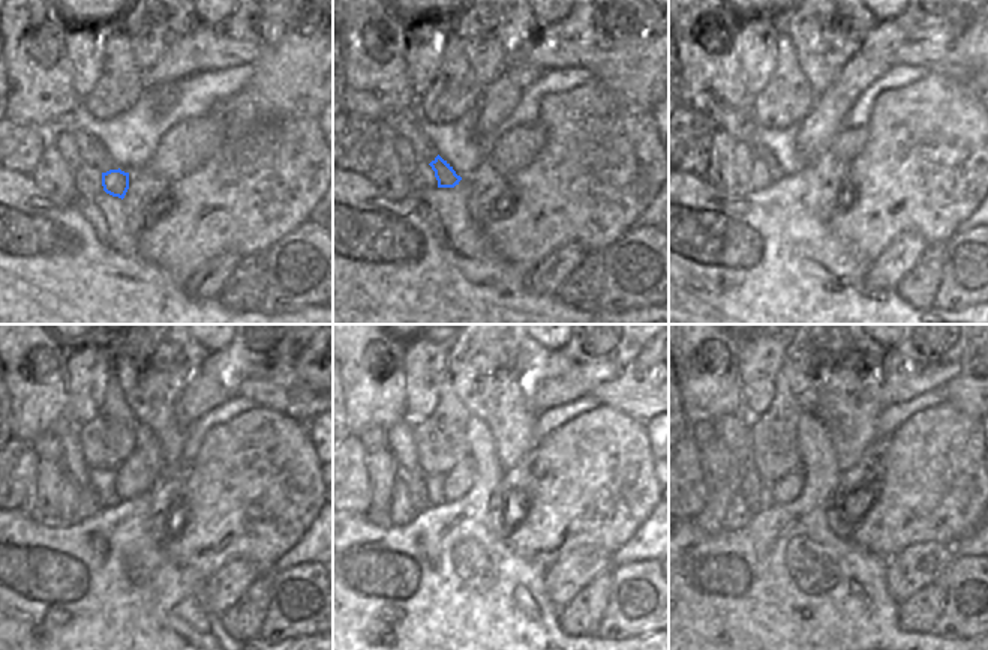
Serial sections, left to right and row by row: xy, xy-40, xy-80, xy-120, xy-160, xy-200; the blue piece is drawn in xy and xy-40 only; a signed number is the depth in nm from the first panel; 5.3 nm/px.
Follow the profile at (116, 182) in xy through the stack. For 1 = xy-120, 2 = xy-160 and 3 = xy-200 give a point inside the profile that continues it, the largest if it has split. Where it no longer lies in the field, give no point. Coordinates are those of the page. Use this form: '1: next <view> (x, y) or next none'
1: next xy-120 (72, 464)
2: next xy-160 (401, 443)
3: next xy-200 (733, 431)

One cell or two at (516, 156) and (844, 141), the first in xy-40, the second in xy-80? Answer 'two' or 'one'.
one

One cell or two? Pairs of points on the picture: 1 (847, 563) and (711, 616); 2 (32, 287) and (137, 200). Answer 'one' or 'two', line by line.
1: one
2: two

